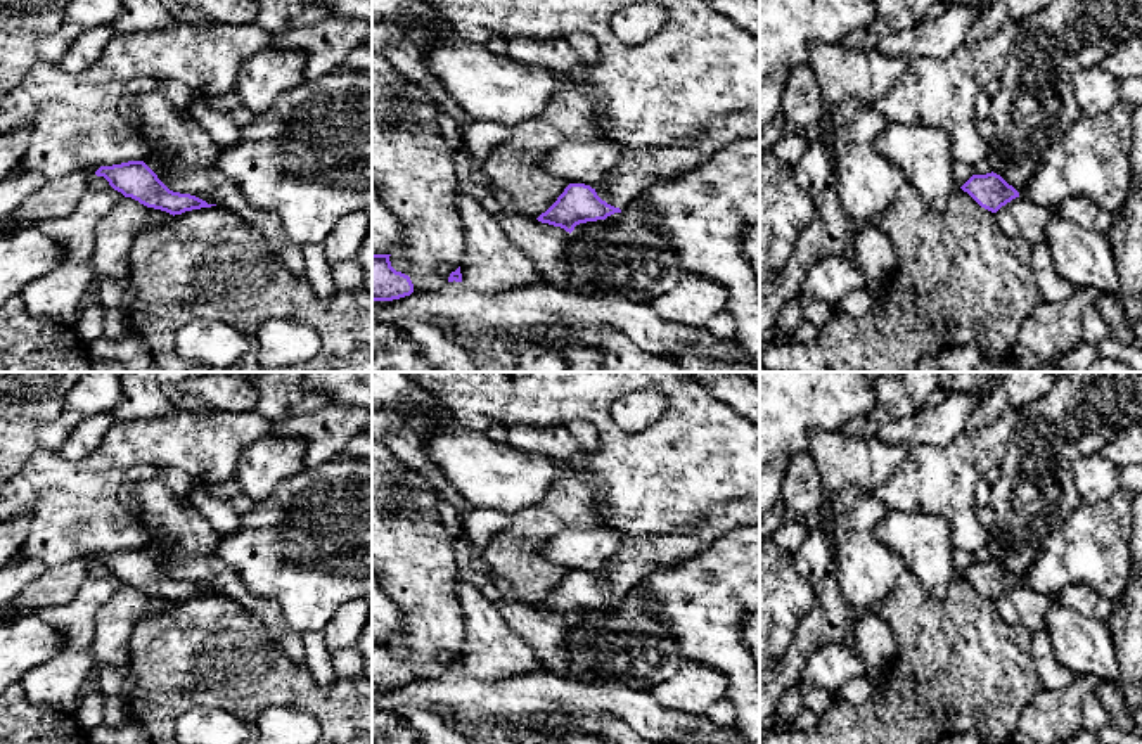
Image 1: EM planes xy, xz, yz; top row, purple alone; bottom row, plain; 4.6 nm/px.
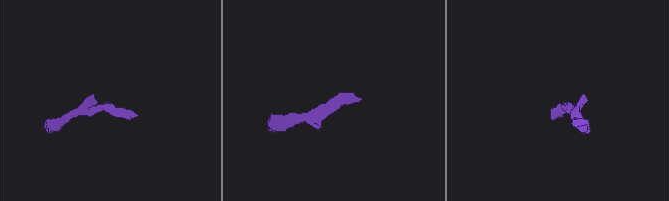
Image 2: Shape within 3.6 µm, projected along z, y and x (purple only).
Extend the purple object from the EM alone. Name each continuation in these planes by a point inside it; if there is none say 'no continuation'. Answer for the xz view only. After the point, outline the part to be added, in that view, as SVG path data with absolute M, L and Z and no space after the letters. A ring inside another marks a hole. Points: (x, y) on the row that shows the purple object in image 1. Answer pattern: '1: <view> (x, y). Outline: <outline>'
1: xz (639, 168). Outline: M760 109L713 119L696 140L666 147L623 147L621 161L607 173L606 190L597 196L621 211L651 185L678 178L709 163L725 145L747 137L760 137Z

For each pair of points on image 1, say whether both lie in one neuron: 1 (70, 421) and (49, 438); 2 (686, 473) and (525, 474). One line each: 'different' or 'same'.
1: same
2: different

